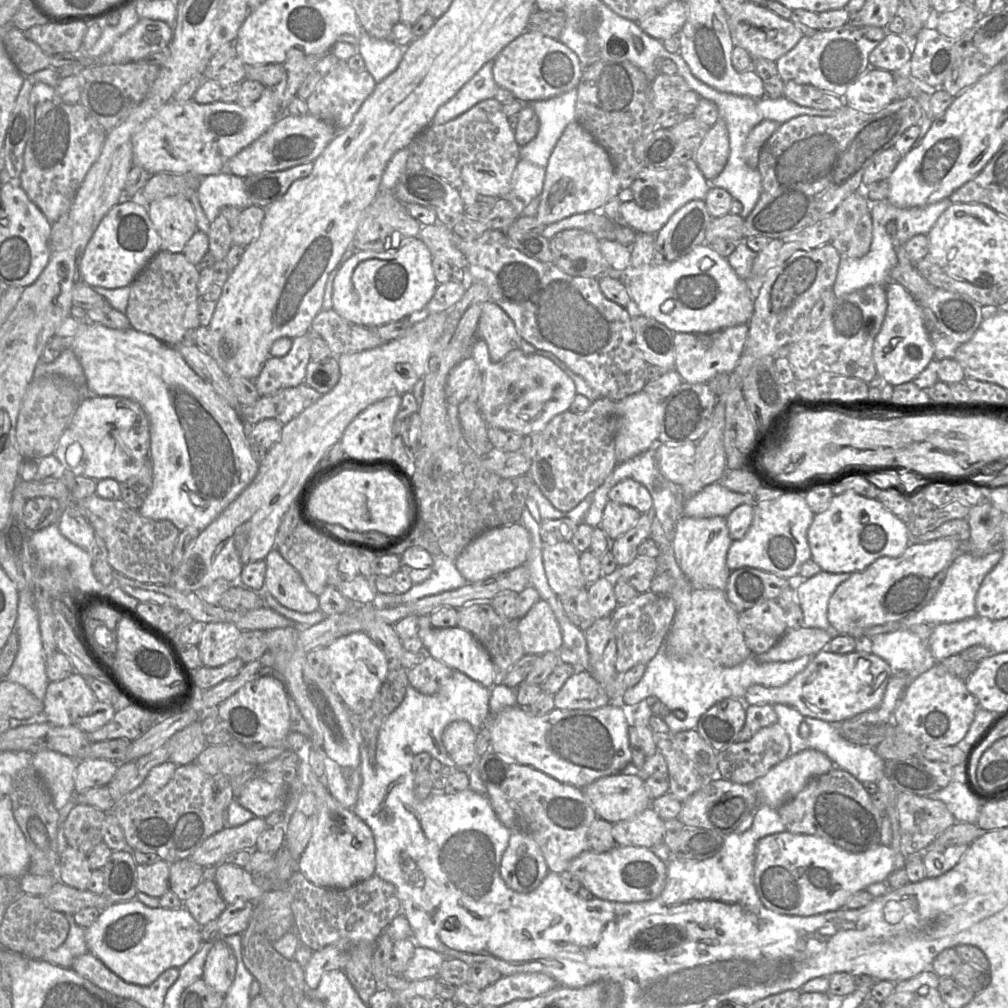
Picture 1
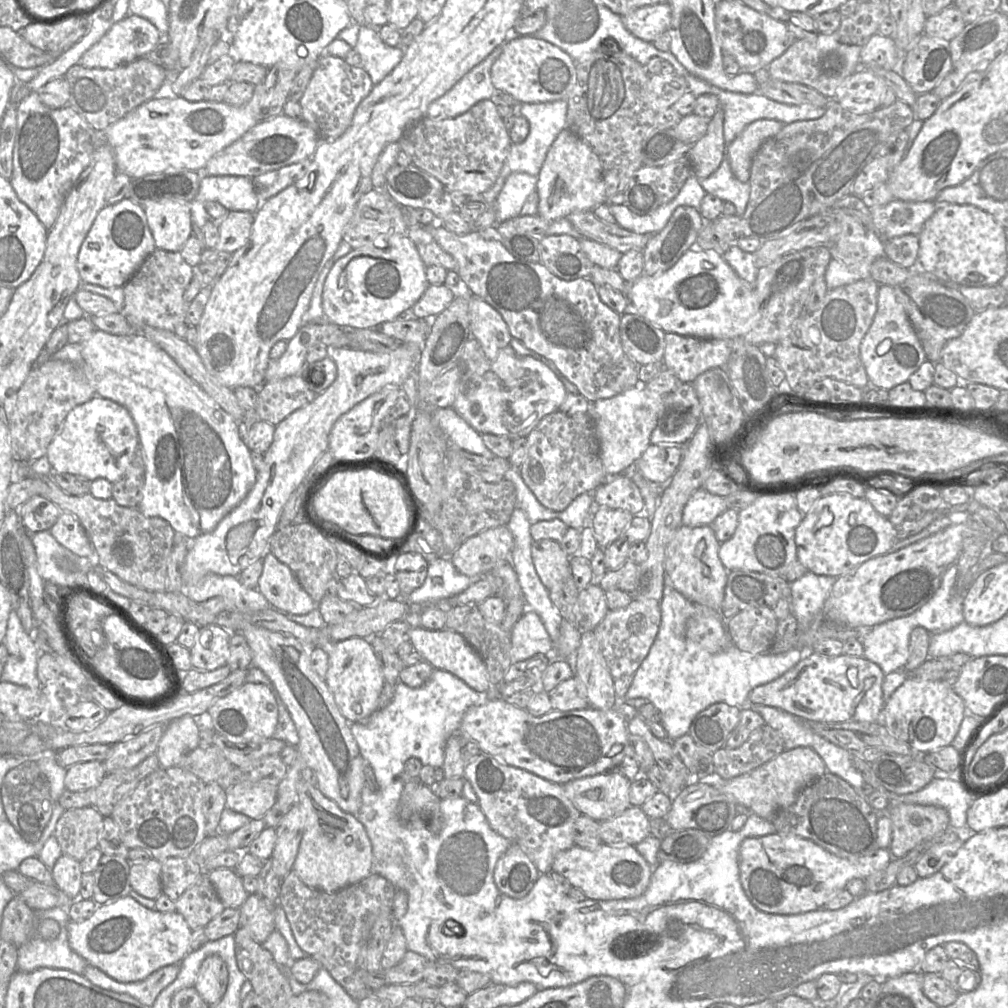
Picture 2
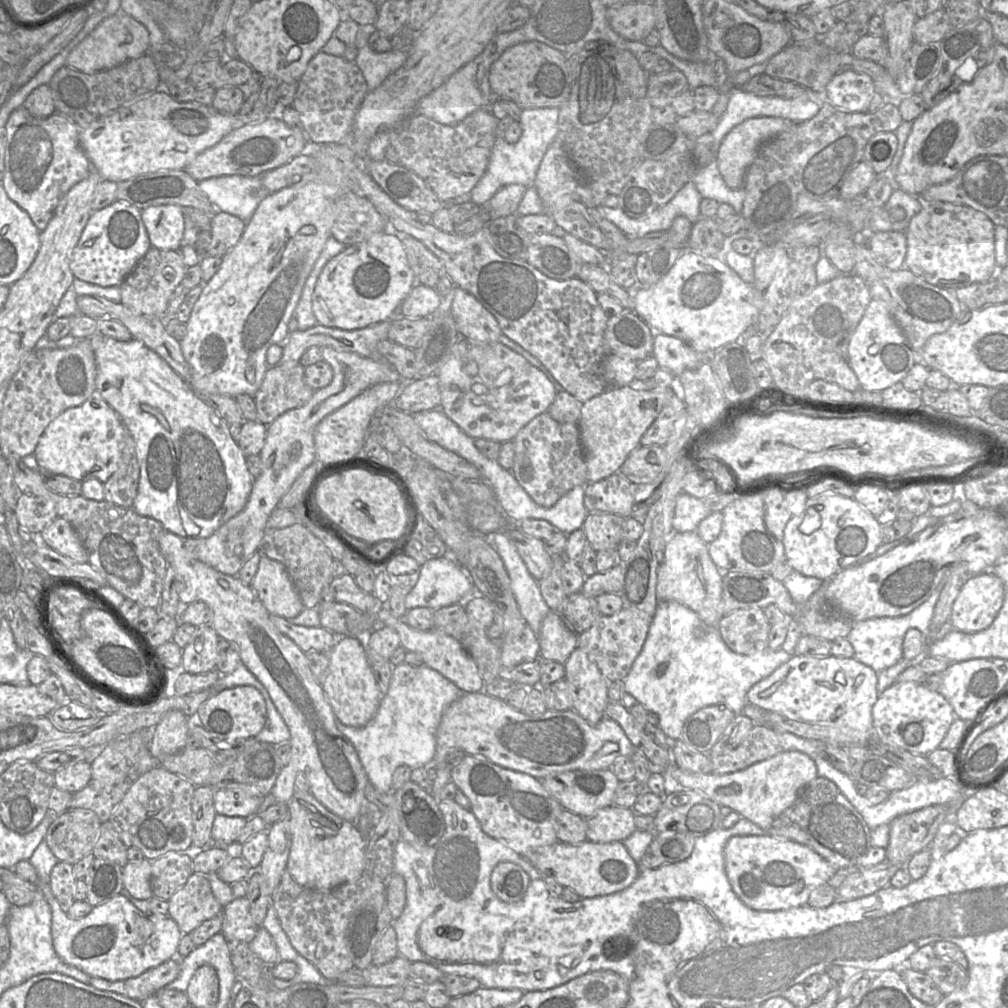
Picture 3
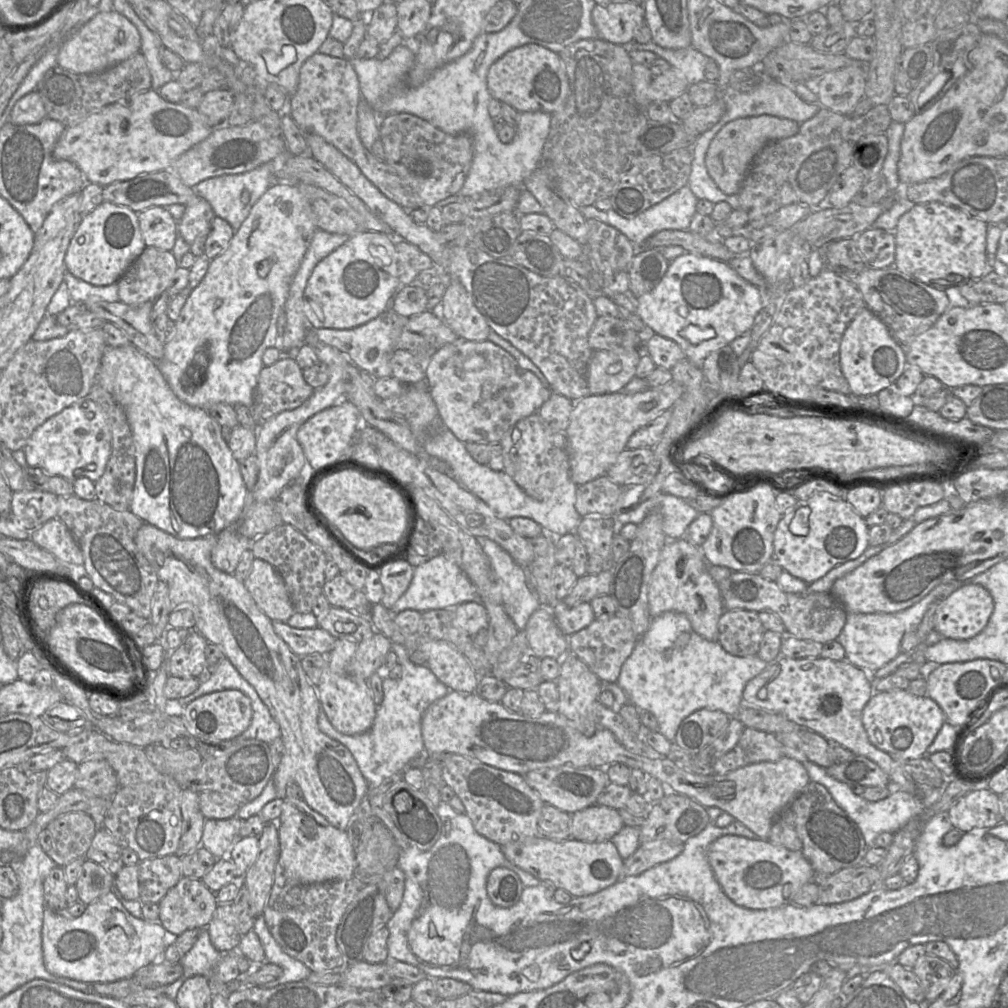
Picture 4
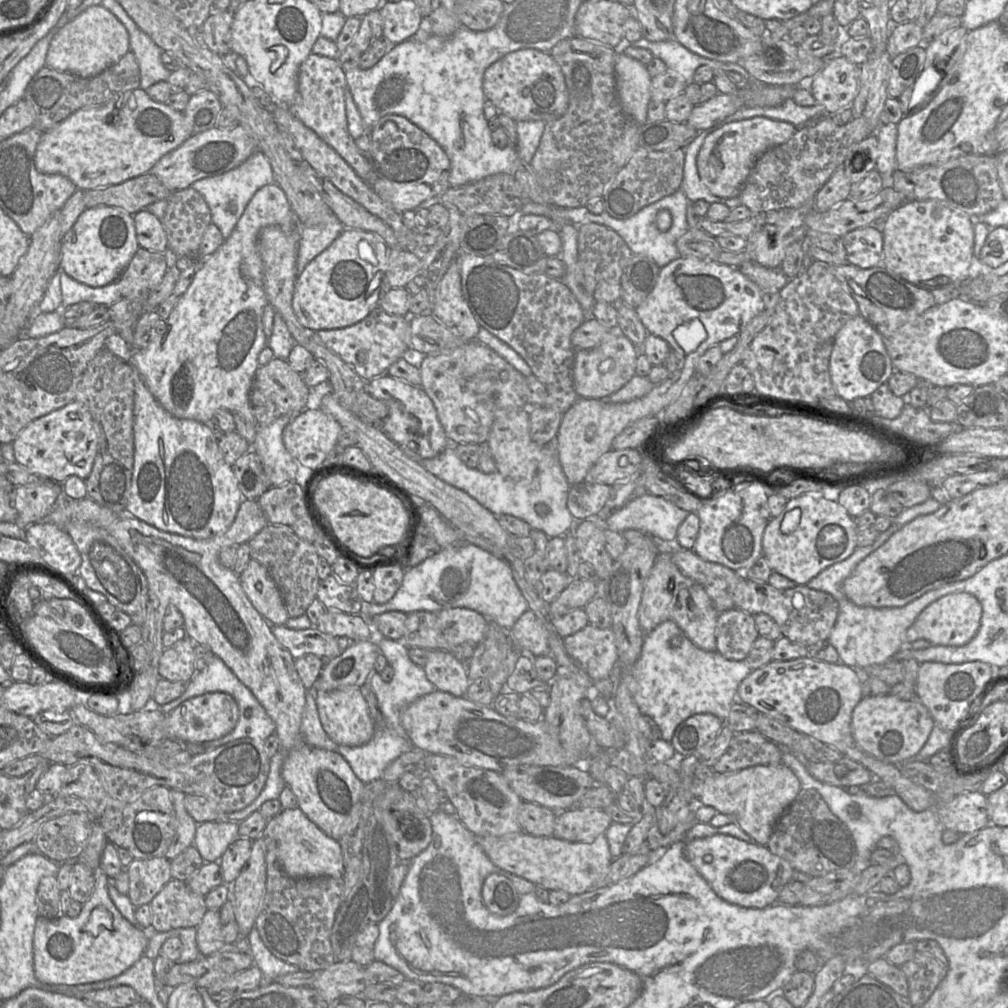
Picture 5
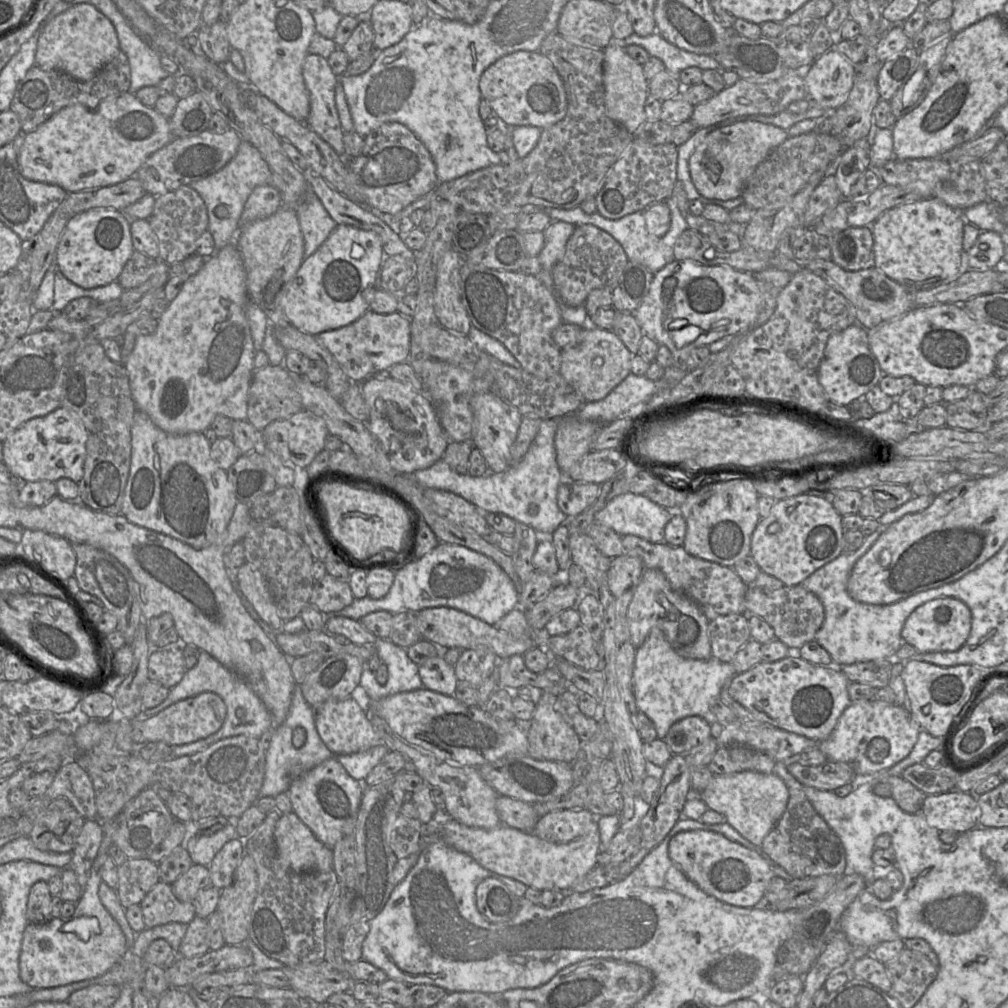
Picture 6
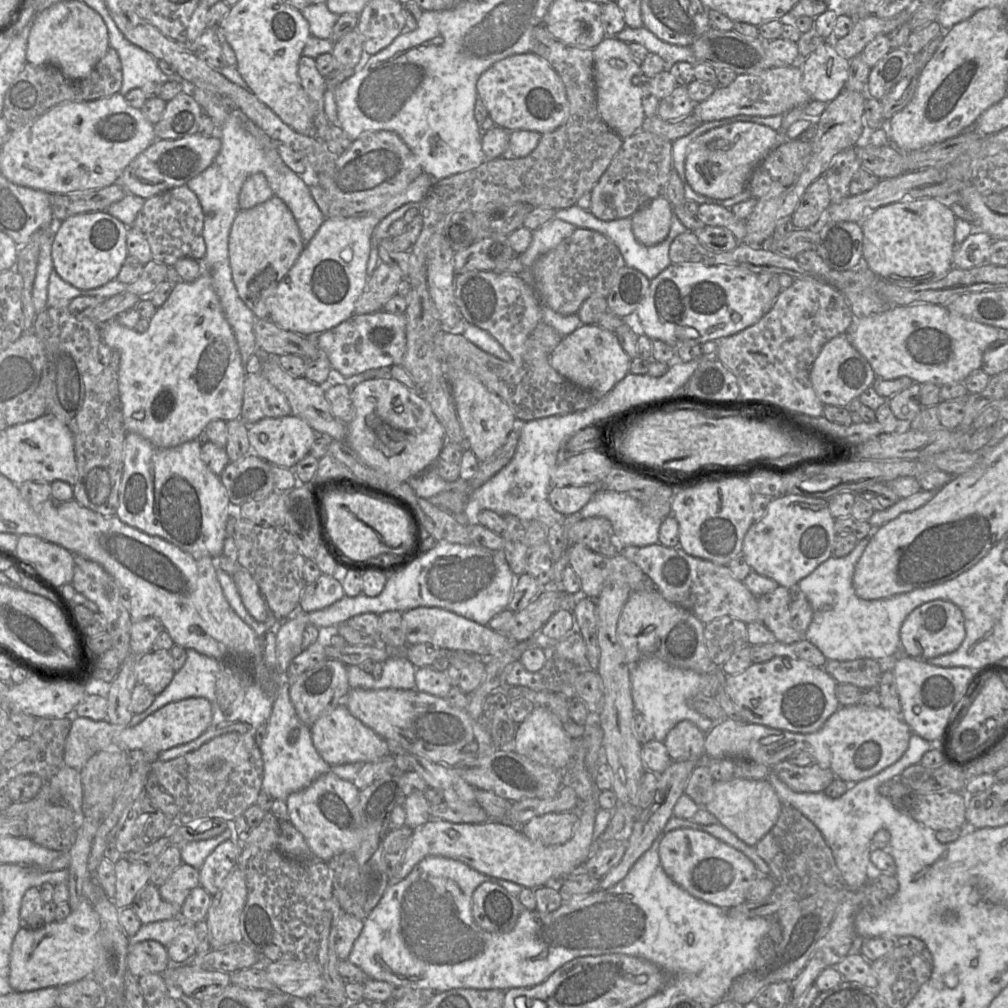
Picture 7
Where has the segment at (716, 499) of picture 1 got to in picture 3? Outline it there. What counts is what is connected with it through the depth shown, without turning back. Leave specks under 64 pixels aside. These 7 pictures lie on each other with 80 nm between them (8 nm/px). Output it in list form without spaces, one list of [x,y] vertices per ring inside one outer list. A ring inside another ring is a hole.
[[[682,492],[676,499],[674,518],[672,521],[673,531],[696,531],[699,523],[710,513],[711,511],[702,499]]]

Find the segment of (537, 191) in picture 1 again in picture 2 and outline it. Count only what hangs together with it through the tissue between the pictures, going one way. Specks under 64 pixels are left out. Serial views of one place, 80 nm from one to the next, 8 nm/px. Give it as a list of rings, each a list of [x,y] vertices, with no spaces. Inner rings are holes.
[[[514,172],[508,176],[497,199],[490,206],[495,210],[497,223],[520,216],[527,197],[536,192],[537,181],[537,176],[523,172]]]

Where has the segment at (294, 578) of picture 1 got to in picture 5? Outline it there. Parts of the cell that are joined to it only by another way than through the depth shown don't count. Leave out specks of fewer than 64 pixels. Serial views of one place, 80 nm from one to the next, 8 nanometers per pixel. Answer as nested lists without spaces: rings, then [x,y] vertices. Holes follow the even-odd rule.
[[[251,559],[239,579],[253,607],[270,625],[286,623],[289,615],[281,593],[263,565]]]

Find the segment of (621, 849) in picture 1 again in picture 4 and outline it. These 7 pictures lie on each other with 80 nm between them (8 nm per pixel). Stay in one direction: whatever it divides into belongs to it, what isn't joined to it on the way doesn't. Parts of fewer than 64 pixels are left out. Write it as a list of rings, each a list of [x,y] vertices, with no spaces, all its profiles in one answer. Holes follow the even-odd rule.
[[[537,837],[501,845],[506,859],[540,881],[551,881],[573,897],[595,894],[621,879],[623,859],[610,841],[588,843],[579,840],[552,840]]]

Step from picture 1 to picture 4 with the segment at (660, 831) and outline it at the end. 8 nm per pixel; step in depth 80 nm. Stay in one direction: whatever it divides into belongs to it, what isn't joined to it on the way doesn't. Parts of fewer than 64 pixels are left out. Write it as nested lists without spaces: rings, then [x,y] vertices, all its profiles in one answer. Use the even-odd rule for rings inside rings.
[[[595,804],[571,814],[570,839],[588,843],[608,841],[623,826],[616,809]]]

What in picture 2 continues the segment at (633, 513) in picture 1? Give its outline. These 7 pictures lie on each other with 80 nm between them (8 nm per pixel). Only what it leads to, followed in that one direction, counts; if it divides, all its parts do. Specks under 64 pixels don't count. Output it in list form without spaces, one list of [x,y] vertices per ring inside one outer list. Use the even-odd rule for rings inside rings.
[[[600,506],[590,516],[588,525],[601,549],[617,540],[630,525],[634,515],[624,509]]]

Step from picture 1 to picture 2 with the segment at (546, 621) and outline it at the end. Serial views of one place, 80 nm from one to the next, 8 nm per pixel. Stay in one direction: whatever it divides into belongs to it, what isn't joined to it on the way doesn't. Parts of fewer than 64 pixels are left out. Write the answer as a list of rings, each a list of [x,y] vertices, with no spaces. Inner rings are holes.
[[[527,610],[514,624],[511,635],[512,663],[526,660],[536,654],[554,654],[555,642],[550,638],[541,618]]]

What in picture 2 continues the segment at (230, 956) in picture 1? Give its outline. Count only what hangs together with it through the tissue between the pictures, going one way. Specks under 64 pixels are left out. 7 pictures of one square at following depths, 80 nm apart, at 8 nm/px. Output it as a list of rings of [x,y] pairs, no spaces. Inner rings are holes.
[[[218,955],[209,956],[199,970],[194,987],[209,1005],[218,1004],[228,987],[229,973],[224,960]]]

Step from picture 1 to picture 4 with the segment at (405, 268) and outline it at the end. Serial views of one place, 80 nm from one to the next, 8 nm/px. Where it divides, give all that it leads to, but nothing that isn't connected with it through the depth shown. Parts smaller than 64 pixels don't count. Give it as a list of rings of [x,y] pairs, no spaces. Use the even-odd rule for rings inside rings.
[[[360,231],[352,236],[340,247],[335,249],[327,257],[321,260],[313,269],[303,293],[303,311],[309,321],[311,329],[329,328],[329,329],[350,329],[361,326],[368,321],[376,318],[386,310],[391,309],[391,304],[395,294],[401,289],[402,284],[398,277],[398,260],[395,250],[395,241],[391,236],[379,232]]]

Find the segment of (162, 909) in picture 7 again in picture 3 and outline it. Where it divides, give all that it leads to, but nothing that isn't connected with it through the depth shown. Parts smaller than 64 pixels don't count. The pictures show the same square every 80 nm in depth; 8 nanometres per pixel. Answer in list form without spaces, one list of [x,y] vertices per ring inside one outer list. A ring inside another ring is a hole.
[[[193,873],[168,903],[168,916],[177,923],[183,934],[189,934],[223,910],[213,894],[208,876],[201,873]]]

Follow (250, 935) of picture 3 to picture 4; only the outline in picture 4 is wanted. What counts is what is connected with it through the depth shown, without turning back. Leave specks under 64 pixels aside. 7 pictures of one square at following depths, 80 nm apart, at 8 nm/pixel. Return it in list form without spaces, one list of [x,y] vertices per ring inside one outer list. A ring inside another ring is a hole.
[[[232,903],[219,904],[206,927],[213,946],[220,952],[236,949],[242,936],[234,926]]]

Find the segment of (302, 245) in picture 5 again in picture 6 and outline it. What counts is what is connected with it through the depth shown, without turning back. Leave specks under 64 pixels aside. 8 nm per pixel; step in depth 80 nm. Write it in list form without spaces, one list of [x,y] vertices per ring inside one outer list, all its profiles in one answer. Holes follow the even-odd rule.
[[[309,187],[294,211],[304,242],[303,258],[306,259],[323,244],[337,223]]]

